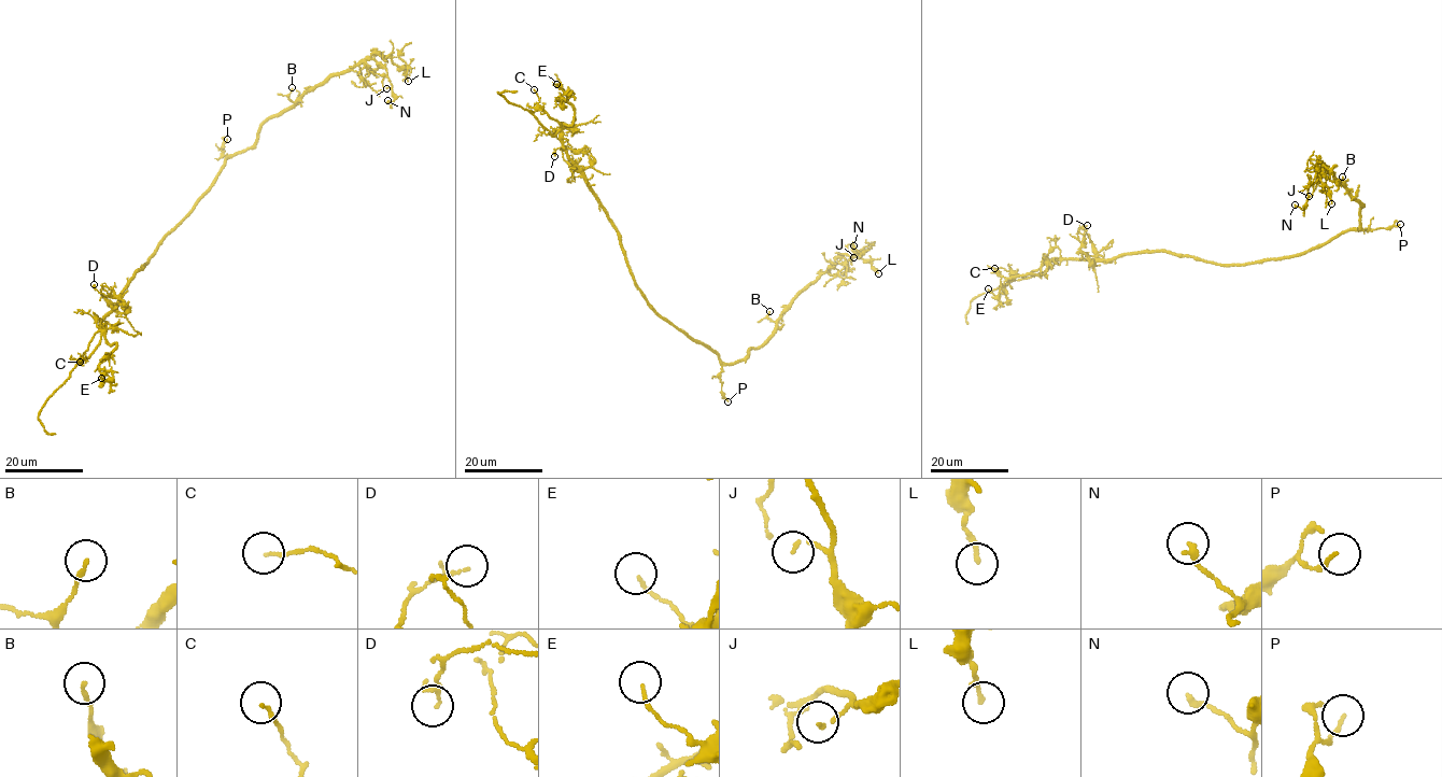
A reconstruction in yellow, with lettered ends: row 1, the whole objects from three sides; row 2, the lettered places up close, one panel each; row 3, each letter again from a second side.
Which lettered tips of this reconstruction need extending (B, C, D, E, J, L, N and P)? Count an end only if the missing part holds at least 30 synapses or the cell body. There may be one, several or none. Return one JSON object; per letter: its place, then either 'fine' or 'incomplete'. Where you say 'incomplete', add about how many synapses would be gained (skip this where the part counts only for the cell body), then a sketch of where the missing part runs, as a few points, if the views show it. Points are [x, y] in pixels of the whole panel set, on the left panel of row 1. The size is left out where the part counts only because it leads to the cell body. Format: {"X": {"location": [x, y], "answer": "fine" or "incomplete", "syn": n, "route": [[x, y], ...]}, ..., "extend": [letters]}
{"B": {"location": [292, 87], "answer": "fine"}, "C": {"location": [80, 362], "answer": "fine"}, "D": {"location": [94, 284], "answer": "fine"}, "E": {"location": [101, 378], "answer": "fine"}, "J": {"location": [386, 88], "answer": "fine"}, "L": {"location": [408, 81], "answer": "fine"}, "N": {"location": [387, 100], "answer": "fine"}, "P": {"location": [227, 139], "answer": "fine"}, "extend": []}

